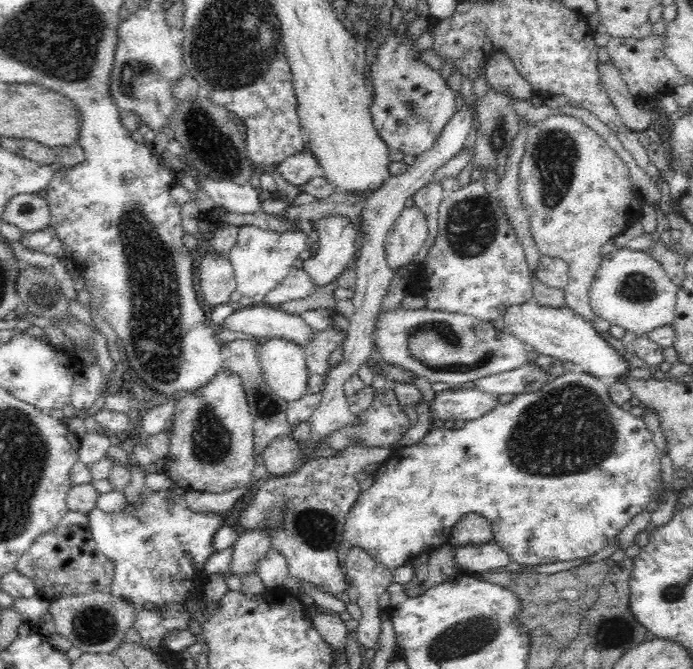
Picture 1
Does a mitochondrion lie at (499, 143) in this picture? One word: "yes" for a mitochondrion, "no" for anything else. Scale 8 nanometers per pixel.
yes

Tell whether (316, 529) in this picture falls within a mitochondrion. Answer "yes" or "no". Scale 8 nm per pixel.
yes

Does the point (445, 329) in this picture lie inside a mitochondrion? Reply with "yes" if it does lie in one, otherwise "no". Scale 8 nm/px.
yes

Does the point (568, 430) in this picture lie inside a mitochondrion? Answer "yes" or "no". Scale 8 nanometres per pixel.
yes

